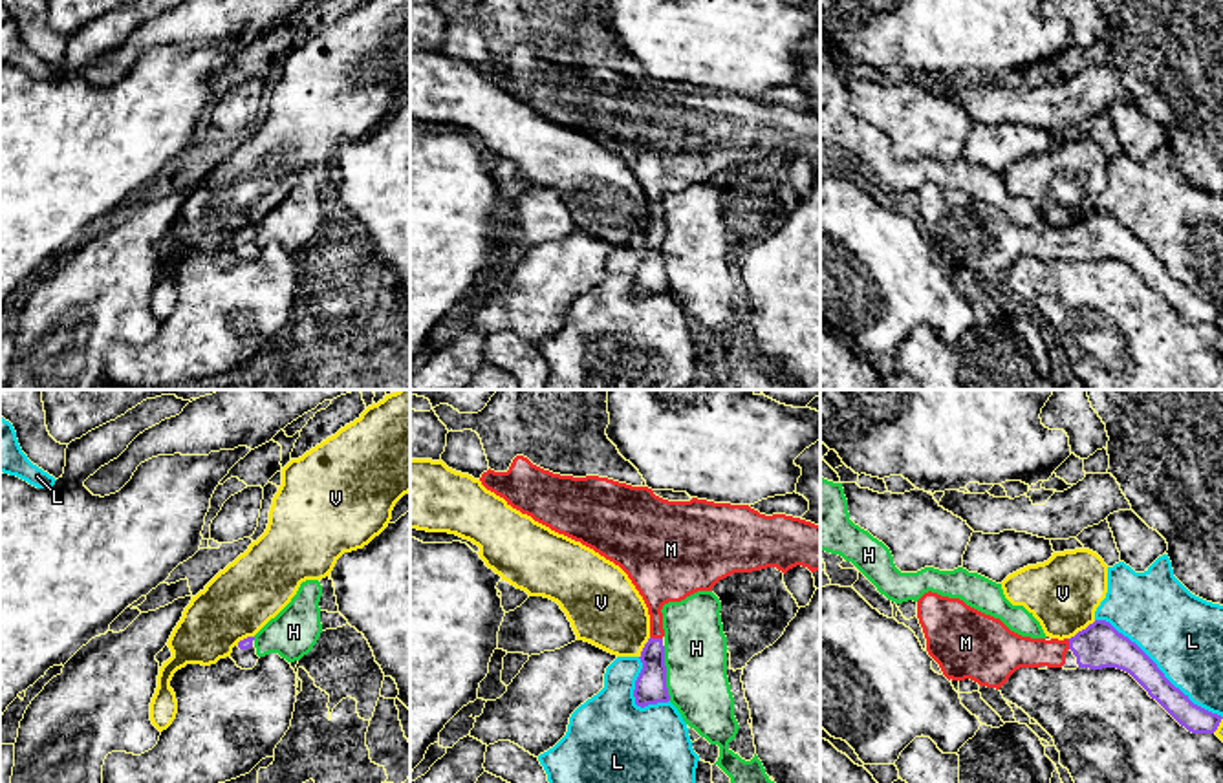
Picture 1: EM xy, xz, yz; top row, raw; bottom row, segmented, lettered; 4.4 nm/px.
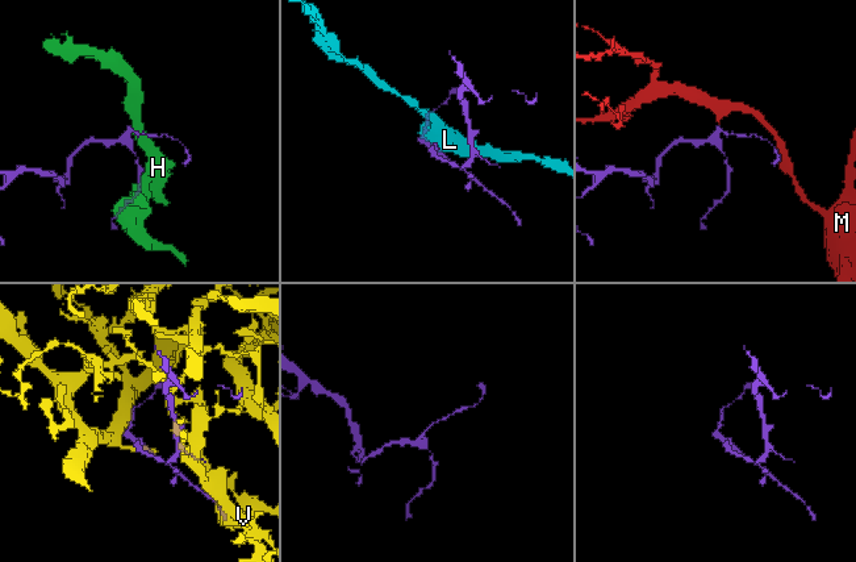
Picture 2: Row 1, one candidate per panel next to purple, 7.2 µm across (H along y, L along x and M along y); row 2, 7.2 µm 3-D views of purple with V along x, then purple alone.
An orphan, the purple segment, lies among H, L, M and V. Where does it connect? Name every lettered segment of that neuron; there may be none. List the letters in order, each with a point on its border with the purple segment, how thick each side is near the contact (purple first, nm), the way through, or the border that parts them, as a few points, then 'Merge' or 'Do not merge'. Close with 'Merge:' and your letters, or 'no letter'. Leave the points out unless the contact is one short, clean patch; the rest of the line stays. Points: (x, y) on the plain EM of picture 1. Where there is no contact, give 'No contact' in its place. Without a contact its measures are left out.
H: Touches purple at xz (665, 264). Thickness 140 nm (purple) against 280 nm. Do not merge
L: Touches purple at yz (1158, 258). Thickness 180 nm (purple) against 360 nm. Do not merge
M: Touches purple at xz (656, 229). Thickness 140 nm (purple) against 190 nm. Path across: xz (650, 277), (656, 229), (656, 180), (660, 172). Merge
V: Touches purple at yz (1082, 220). Thickness 200 nm (purple) against 320 nm. Do not merge
Merge: M

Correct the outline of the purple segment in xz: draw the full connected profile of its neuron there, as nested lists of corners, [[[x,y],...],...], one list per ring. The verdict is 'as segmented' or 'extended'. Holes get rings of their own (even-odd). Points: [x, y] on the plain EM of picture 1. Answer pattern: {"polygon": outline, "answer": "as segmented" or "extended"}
{"polygon": [[[516,46],[507,62],[487,60],[482,75],[503,88],[507,95],[531,106],[535,112],[593,139],[619,156],[639,185],[650,205],[650,229],[641,241],[643,260],[635,271],[635,295],[668,293],[666,256],[663,236],[663,196],[681,192],[698,181],[712,177],[734,165],[776,157],[784,165],[796,157],[820,161],[820,115],[773,104],[765,106],[749,95],[714,93],[692,88],[668,91],[648,77],[632,77],[608,68],[560,66]]], "answer": "extended"}

